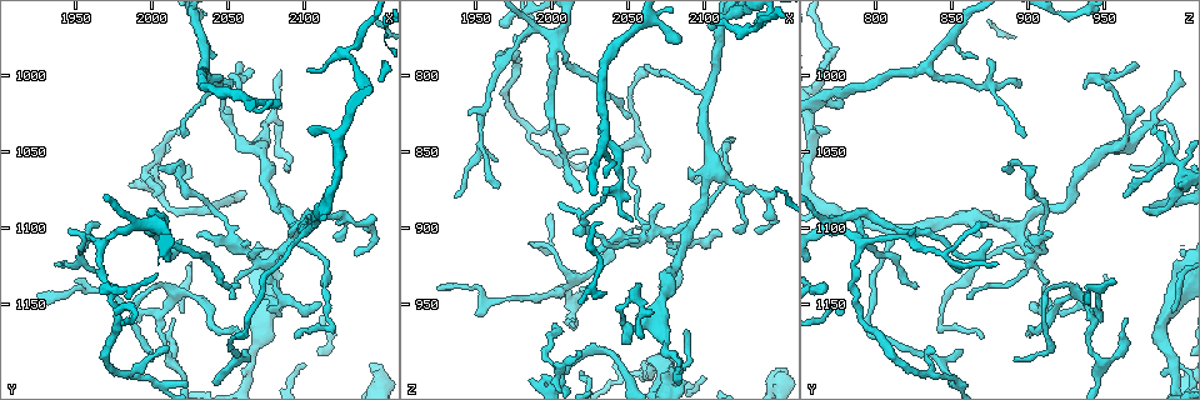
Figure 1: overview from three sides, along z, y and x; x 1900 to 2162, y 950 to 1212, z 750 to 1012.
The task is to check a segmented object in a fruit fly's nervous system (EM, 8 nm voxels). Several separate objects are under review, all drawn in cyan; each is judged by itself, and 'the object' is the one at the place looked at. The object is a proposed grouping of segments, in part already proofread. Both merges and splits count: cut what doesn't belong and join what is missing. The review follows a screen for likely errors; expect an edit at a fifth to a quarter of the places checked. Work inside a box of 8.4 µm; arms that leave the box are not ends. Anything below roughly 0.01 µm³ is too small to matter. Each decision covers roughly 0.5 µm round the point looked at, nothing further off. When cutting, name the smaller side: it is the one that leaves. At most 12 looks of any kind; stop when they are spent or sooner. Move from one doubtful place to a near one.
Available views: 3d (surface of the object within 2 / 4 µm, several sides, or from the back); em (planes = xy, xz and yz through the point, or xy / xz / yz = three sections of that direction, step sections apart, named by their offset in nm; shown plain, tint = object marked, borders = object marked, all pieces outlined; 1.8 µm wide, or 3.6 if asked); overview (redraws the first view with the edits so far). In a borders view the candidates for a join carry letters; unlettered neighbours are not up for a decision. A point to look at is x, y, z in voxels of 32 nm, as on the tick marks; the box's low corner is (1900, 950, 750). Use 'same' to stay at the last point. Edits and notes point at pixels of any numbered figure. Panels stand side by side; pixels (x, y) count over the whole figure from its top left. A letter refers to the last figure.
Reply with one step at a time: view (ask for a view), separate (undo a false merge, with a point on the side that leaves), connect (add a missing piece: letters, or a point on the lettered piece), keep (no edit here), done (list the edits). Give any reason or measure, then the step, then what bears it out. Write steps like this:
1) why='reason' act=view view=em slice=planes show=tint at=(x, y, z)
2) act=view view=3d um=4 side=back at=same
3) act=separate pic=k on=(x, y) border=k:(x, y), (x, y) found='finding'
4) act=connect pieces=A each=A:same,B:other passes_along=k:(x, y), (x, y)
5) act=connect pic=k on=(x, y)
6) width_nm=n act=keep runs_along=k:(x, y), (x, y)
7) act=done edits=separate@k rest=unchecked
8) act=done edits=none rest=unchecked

why='branch stops here' act=view view=3d um=4 at=(2050, 1022, 976)

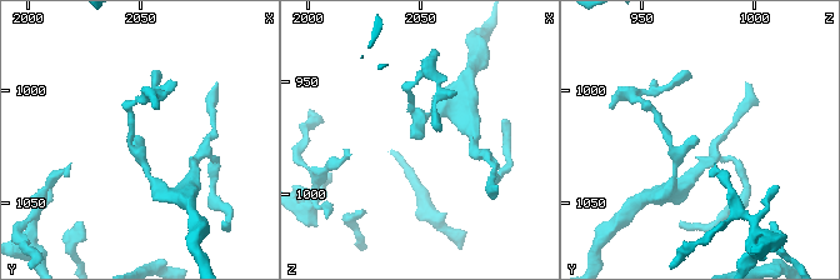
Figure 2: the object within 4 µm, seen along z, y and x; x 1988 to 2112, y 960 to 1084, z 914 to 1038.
why='shape alone is not enough' act=view view=em um=3.6 slice=planes show=borders at=(2050, 1020, 976)

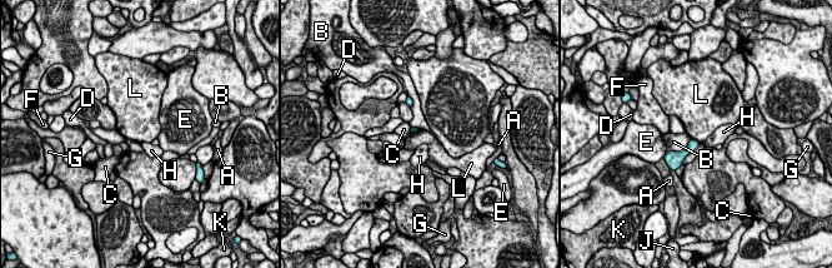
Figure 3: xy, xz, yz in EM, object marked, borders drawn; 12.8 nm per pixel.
act=keep each=A:other,B:other,C:other,D:other,E:other,F:other,G:other,H:other,J:other,K:other,L:other border=3:(420, 129), (410, 134) found='none of them fits'

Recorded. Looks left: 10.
act=view view=3d um=2 at=(2040, 1006, 874)

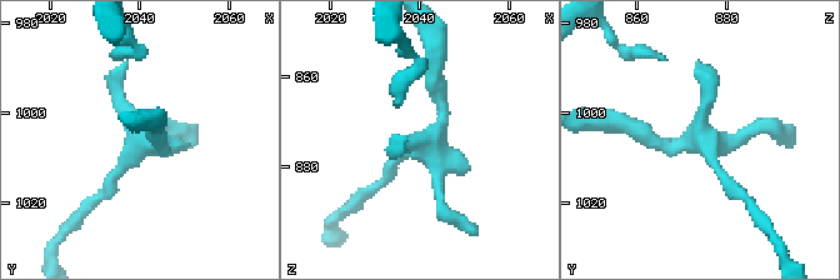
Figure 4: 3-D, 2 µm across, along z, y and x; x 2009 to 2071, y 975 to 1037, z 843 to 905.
act=view view=em slice=planes show=borders at=(2042, 1006, 874)

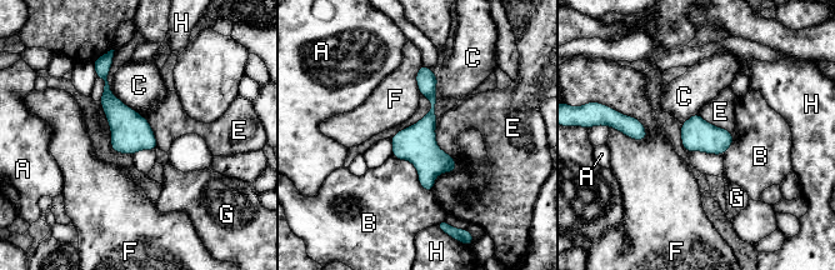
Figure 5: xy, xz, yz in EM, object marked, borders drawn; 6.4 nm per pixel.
act=keep each=A:other,B:other,C:other,E:other,F:other,G:other,H:other border=5:(436, 119), (456, 166), (431, 190) found='one neuron here'

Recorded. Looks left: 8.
why='branch point' act=view view=3d um=4 at=(2006, 1156, 940)

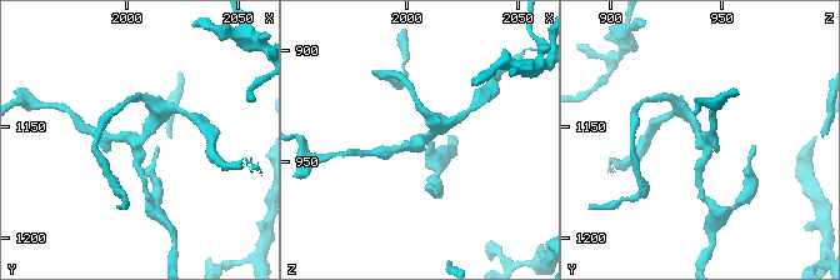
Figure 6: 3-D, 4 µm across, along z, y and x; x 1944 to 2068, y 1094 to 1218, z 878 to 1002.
arms=3 why='shape alone is not enough' act=view view=em slice=xz step=4 show=borders at=(2007, 1156, 941)

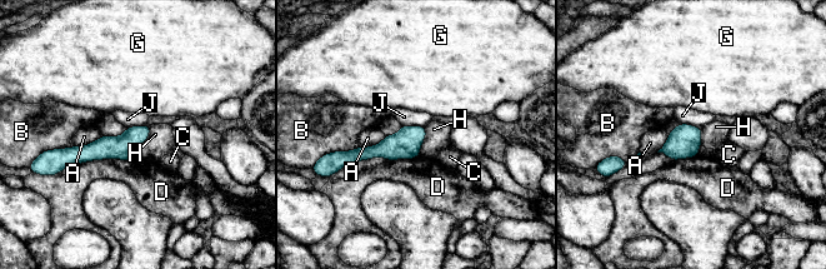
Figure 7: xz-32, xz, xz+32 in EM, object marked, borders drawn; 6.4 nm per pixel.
act=view view=em slice=xy step=16 show=borders at=same

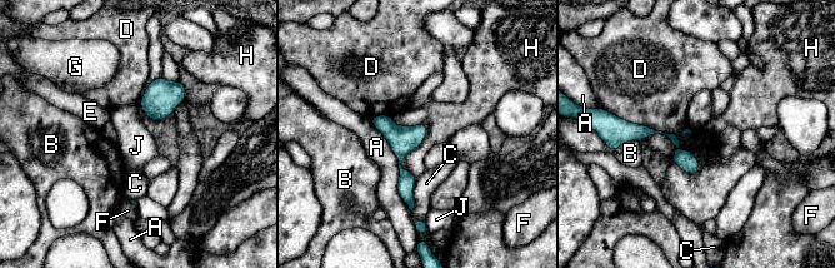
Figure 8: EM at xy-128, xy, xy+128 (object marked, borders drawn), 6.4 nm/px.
longest_contact=A:650nm act=separate pic=8 on=(403, 139) each=A:other,B:other,C:other,D:other,E:other,F:other,G:other,H:other,J:other border=8:(403, 155), (399, 158) found='a second neuron is stuck on'

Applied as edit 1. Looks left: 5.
why='redraw' act=view view=overview

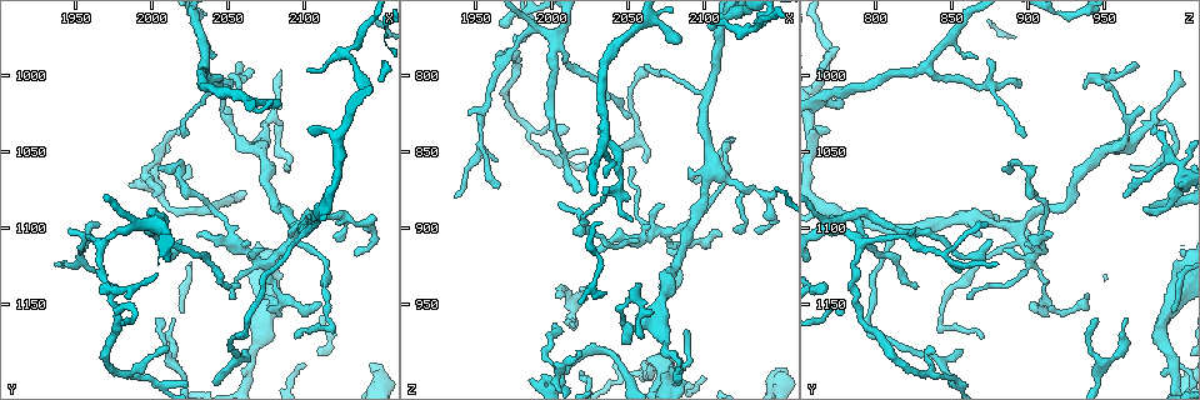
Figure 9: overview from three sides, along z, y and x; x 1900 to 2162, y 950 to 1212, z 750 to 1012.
why='sudden change in width' act=view view=em slice=xy step=16 show=tint at=(2134, 992, 766)

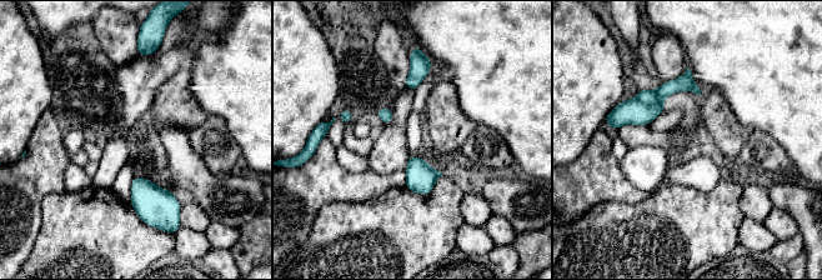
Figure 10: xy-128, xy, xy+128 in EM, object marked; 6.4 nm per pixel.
act=view view=em slice=xy step=16 show=borders at=same

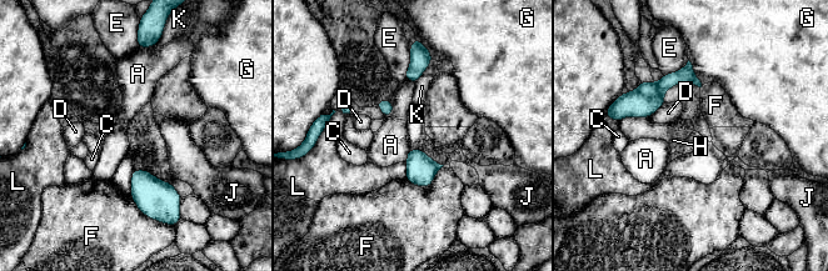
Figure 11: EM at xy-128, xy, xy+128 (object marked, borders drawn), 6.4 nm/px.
width_nm=100 act=separate pic=11 on=(634, 104) each=A:other,C:other,D:other,E:other,F:other,G:other,H:other,J:other,K:other,L:other border=11:(637, 89), (649, 98), (659, 94) found='two neurons meet here'

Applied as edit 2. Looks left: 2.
act=done edits=separate@8,separate@11 rest=unchecked

